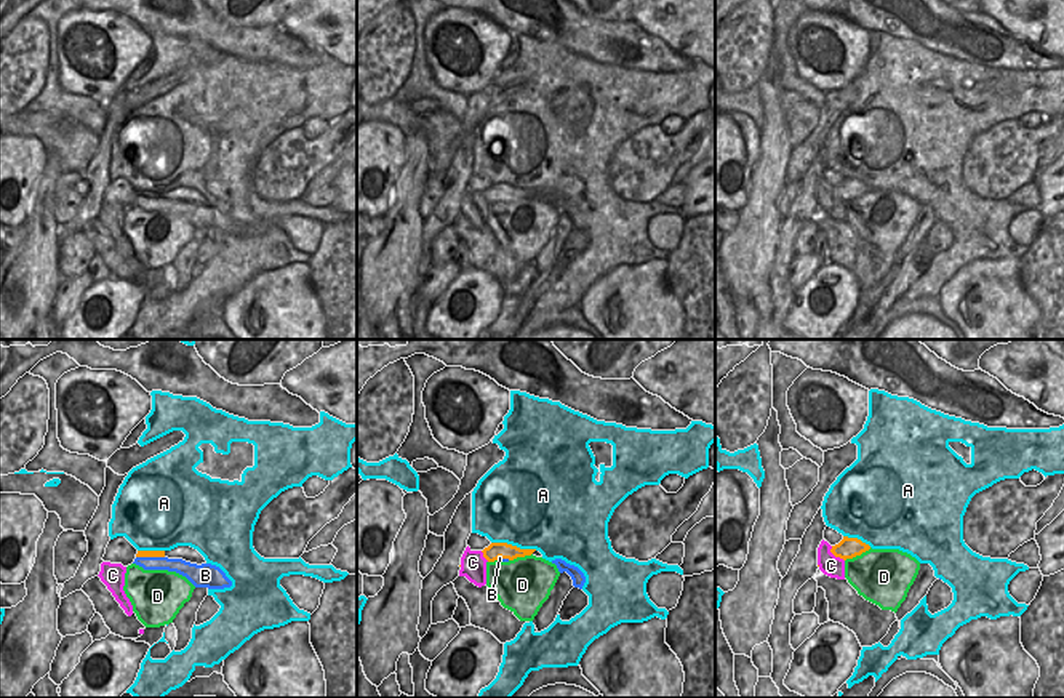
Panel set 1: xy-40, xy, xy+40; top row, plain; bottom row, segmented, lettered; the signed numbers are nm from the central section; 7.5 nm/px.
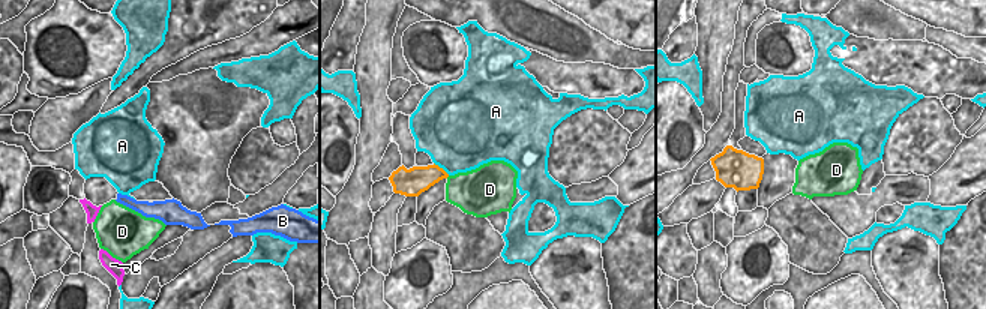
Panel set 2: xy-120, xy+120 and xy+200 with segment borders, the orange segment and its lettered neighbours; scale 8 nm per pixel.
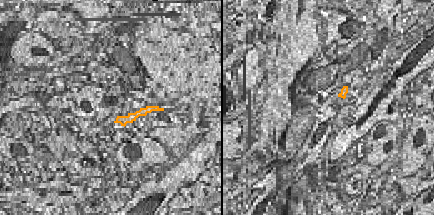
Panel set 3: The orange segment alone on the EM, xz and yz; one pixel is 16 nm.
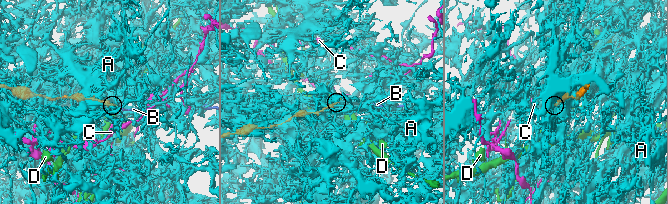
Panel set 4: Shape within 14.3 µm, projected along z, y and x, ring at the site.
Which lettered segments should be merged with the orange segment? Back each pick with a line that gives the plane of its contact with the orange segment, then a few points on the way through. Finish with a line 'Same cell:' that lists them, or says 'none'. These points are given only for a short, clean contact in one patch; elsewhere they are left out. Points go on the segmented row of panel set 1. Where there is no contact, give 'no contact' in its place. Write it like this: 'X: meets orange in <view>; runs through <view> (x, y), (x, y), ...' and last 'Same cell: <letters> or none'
B: meets orange in xy-40
Same cell: B

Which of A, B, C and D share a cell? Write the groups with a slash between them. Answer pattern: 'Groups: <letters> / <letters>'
Groups: A / B / C / D

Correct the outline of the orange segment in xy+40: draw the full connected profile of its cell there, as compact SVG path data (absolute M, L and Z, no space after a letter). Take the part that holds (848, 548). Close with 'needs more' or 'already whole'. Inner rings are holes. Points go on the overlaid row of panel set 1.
M843 536L843 540L838 544L832 546L830 552L835 557L846 560L846 559L861 556L862 552L866 552L869 549L870 549L870 546L862 543L861 540Z; already whole

